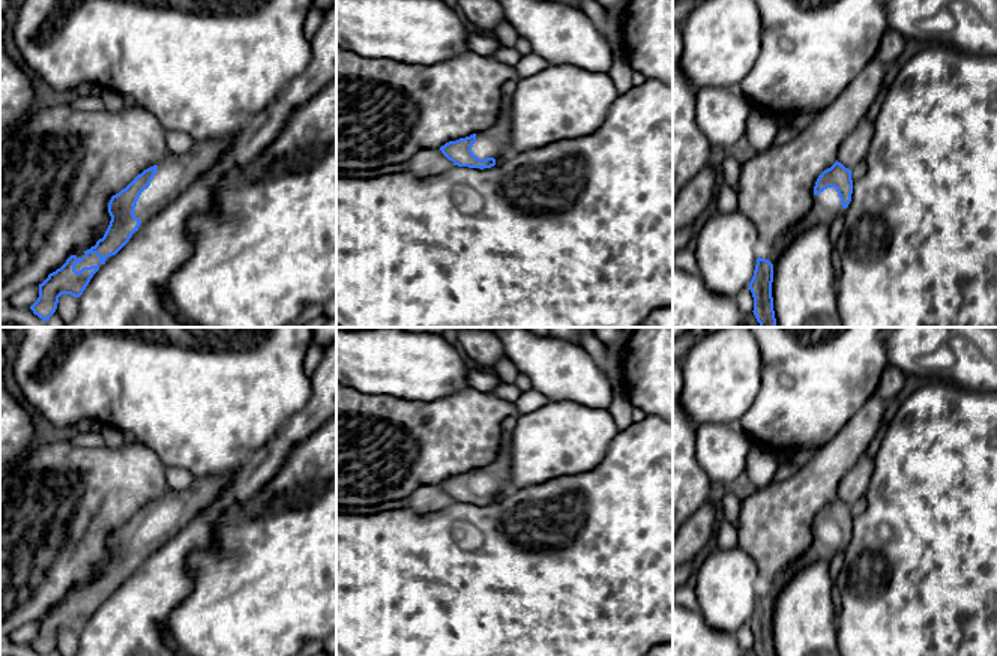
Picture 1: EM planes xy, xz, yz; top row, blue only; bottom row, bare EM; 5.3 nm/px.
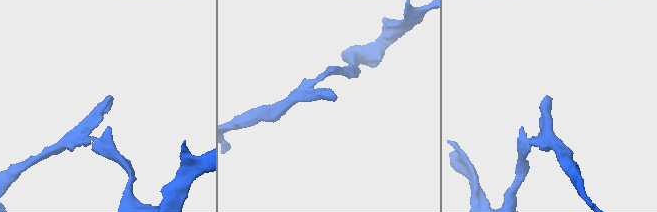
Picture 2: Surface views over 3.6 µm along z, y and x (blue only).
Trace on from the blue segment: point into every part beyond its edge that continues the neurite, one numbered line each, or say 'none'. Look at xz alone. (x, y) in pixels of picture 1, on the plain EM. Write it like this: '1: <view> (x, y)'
1: xz (494, 478)

